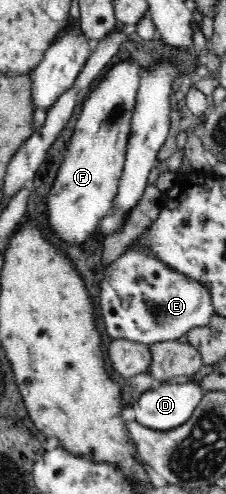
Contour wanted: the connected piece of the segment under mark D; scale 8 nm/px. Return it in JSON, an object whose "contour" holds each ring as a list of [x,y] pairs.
{"contour":[[[192,377],[163,383],[156,382],[153,388],[141,392],[139,399],[133,403],[133,410],[135,410],[136,421],[141,425],[155,432],[167,432],[189,420],[203,397],[204,392],[201,390],[200,383],[194,381]]]}

